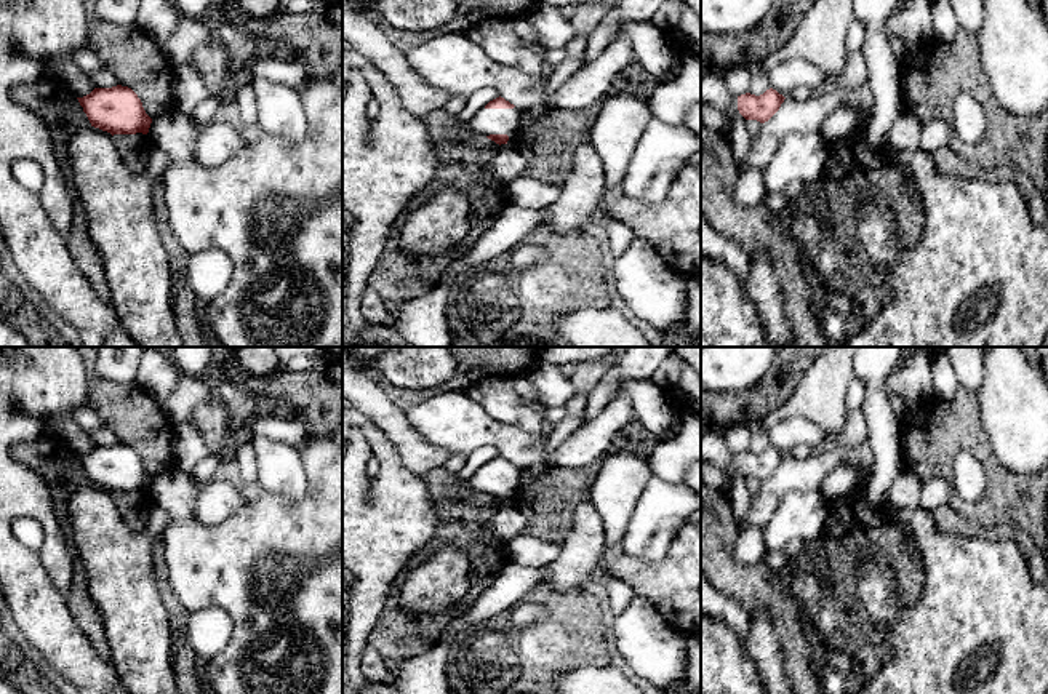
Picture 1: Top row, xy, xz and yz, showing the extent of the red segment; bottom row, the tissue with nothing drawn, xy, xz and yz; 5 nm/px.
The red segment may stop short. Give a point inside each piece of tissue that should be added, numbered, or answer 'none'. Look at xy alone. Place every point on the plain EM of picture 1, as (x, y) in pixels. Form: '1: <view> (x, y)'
none

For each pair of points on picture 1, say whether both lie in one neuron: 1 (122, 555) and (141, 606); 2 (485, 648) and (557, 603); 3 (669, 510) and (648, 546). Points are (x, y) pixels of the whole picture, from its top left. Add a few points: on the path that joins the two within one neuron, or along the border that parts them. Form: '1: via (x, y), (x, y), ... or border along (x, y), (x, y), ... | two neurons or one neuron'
1: via (122, 568), (122, 586), (128, 594) | one neuron
2: via (506, 648), (524, 648), (548, 624) | one neuron
3: via (661, 518), (652, 528), (648, 538) | one neuron

